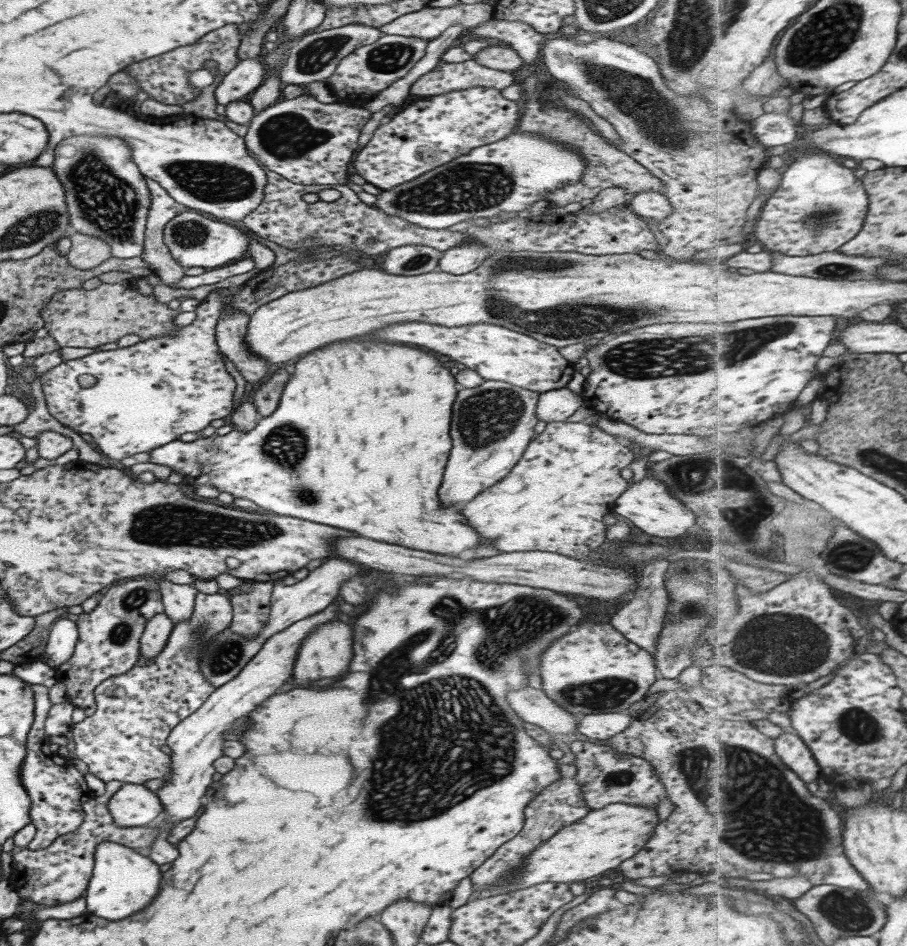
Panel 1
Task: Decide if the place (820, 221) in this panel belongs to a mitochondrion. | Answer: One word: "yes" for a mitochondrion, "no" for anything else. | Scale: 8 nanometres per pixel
yes

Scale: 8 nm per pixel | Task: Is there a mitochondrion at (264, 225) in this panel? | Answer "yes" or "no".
no

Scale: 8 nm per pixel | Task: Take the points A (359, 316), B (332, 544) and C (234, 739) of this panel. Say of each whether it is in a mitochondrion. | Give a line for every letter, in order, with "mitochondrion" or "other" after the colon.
A: other
B: other
C: other

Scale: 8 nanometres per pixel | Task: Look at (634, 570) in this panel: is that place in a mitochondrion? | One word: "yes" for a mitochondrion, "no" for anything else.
no

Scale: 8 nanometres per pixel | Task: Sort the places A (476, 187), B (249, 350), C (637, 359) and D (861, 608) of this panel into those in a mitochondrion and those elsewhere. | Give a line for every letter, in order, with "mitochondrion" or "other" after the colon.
A: mitochondrion
B: other
C: mitochondrion
D: other

